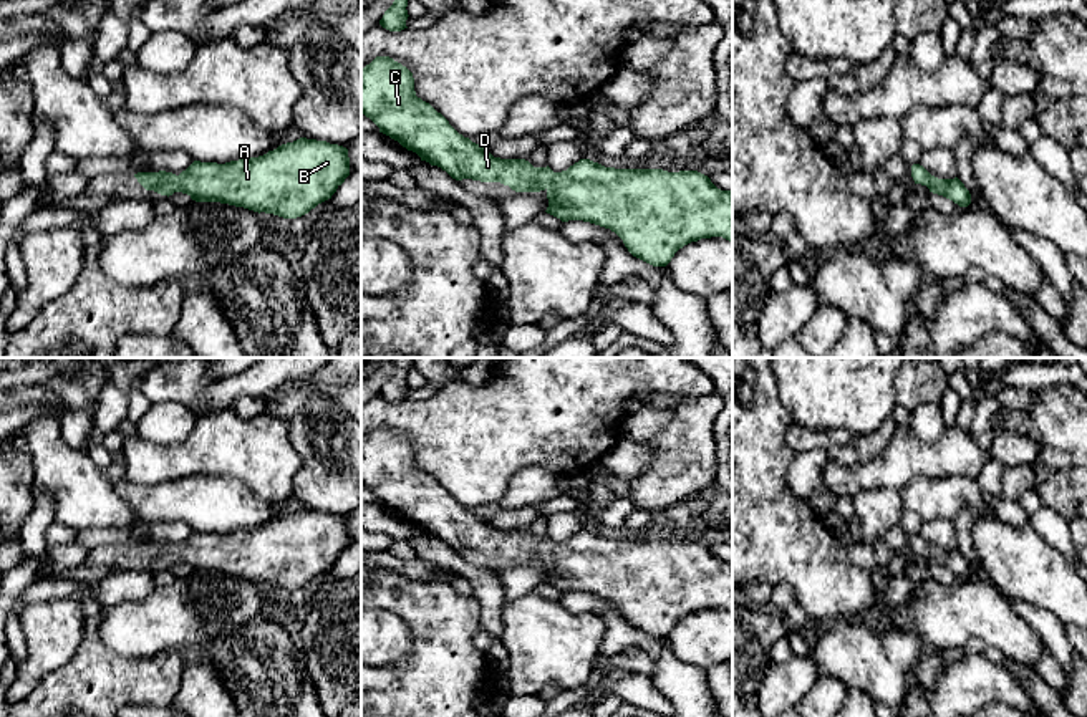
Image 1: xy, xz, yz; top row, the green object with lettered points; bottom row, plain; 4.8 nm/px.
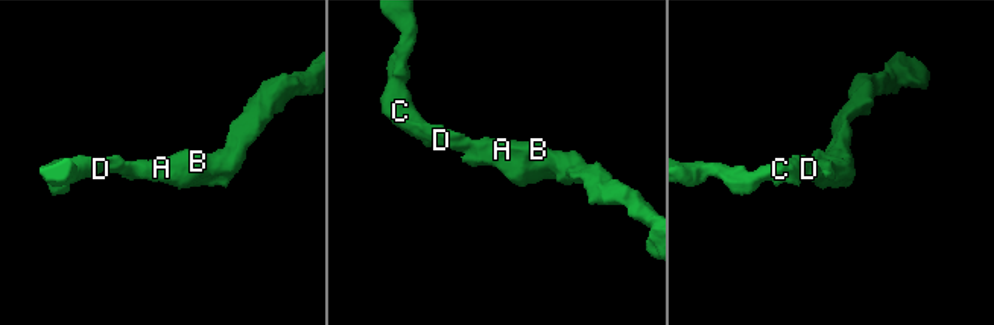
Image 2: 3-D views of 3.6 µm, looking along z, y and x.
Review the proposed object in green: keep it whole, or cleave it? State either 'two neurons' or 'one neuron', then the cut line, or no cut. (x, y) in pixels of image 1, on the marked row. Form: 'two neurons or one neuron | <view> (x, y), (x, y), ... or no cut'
one neuron | no cut

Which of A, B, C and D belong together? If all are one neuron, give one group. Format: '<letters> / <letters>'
A B C D

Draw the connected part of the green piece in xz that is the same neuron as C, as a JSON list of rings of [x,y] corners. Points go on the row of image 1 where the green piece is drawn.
[[[376,56],[361,70],[361,113],[379,132],[398,141],[421,161],[437,166],[452,179],[500,182],[515,192],[547,192],[547,214],[590,222],[615,232],[628,252],[653,265],[666,267],[691,242],[722,237],[732,243],[732,190],[717,189],[698,171],[615,169],[580,159],[567,171],[534,167],[525,159],[494,157],[486,146],[459,134],[429,103],[416,96],[413,73],[389,56]]]

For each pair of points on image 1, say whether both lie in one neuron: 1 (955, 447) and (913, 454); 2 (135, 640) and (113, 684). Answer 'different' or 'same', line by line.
1: same
2: different

